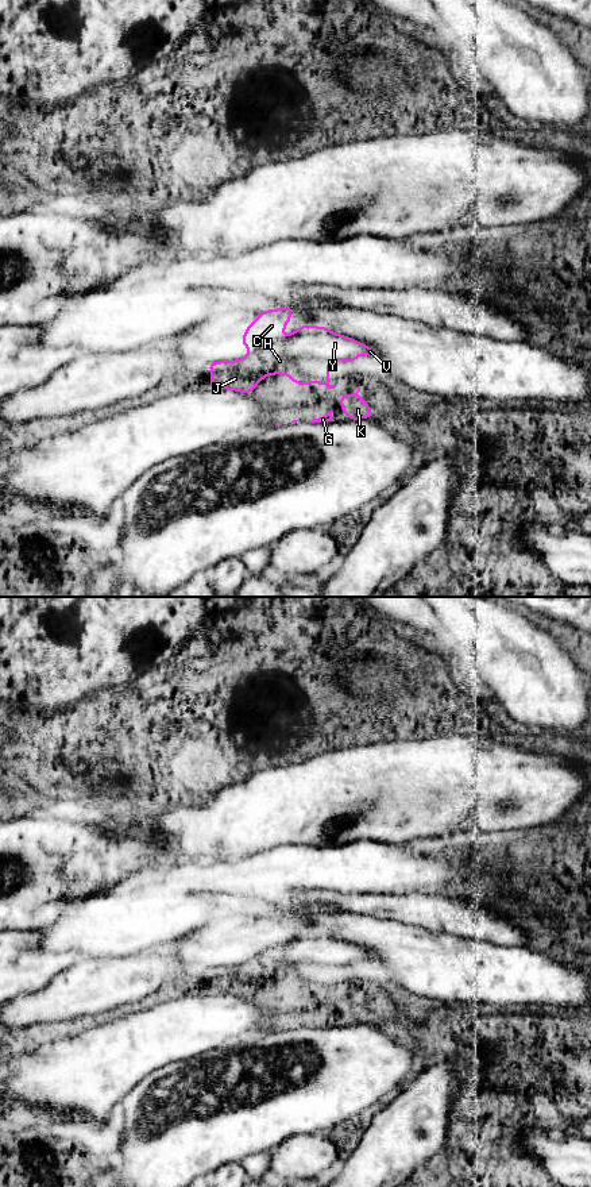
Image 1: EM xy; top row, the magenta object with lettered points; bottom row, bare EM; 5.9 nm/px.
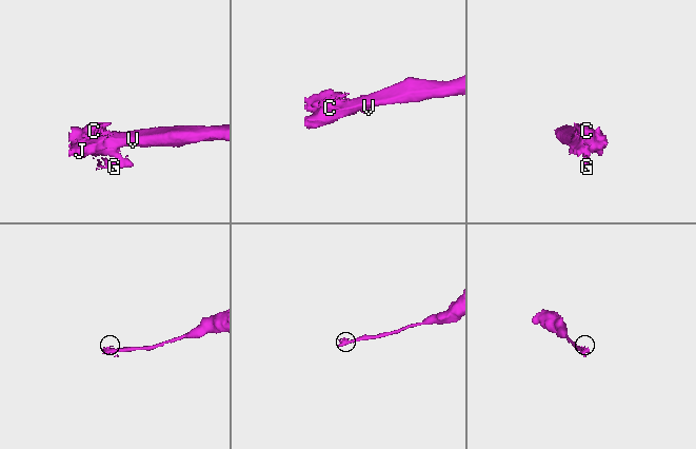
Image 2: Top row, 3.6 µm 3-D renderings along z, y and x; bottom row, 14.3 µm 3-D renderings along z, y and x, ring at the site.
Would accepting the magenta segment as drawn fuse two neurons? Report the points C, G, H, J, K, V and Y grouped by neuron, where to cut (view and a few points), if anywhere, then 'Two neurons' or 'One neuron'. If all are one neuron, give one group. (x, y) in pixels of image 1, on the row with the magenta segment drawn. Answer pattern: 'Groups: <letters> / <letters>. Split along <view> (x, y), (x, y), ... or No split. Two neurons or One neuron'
Groups: C G H J K V Y. No split. One neuron

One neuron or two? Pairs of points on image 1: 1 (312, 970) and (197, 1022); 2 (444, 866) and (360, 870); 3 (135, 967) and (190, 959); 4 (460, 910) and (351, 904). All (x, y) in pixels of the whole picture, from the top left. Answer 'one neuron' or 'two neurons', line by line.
1: two neurons
2: one neuron
3: two neurons
4: one neuron

